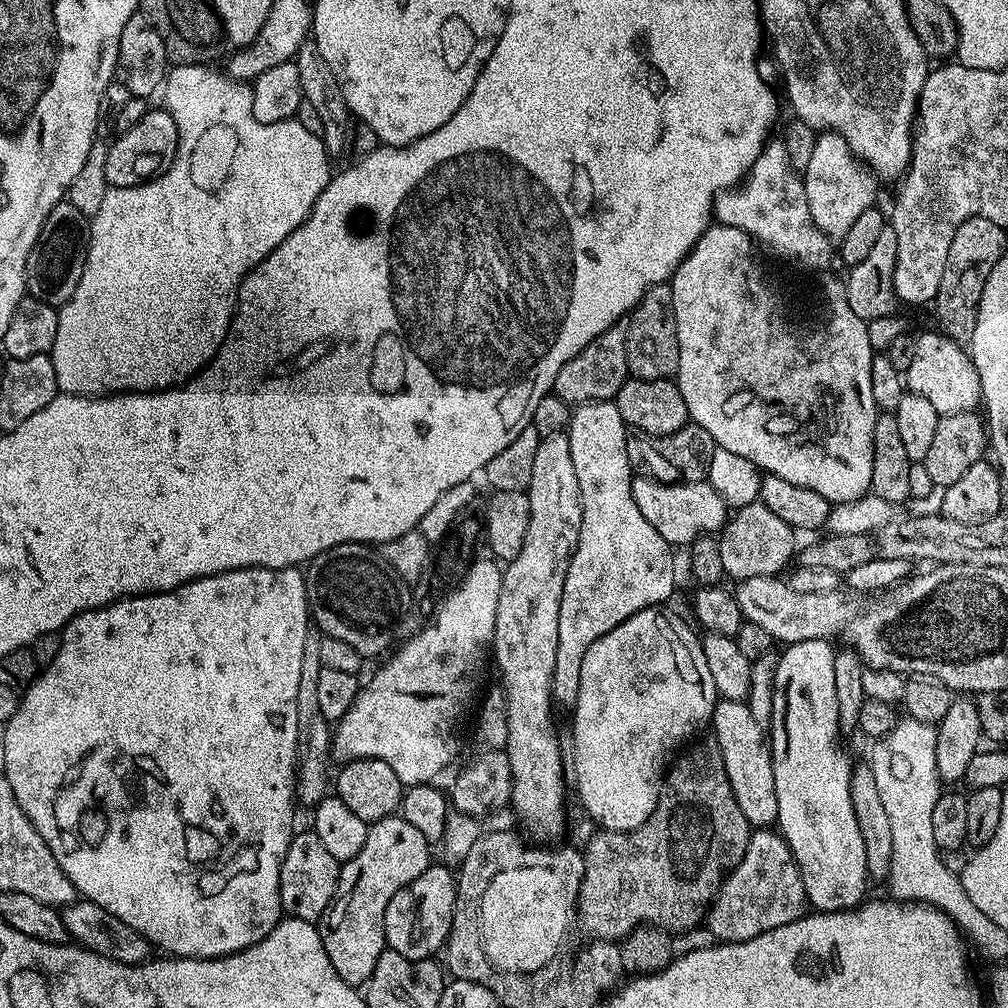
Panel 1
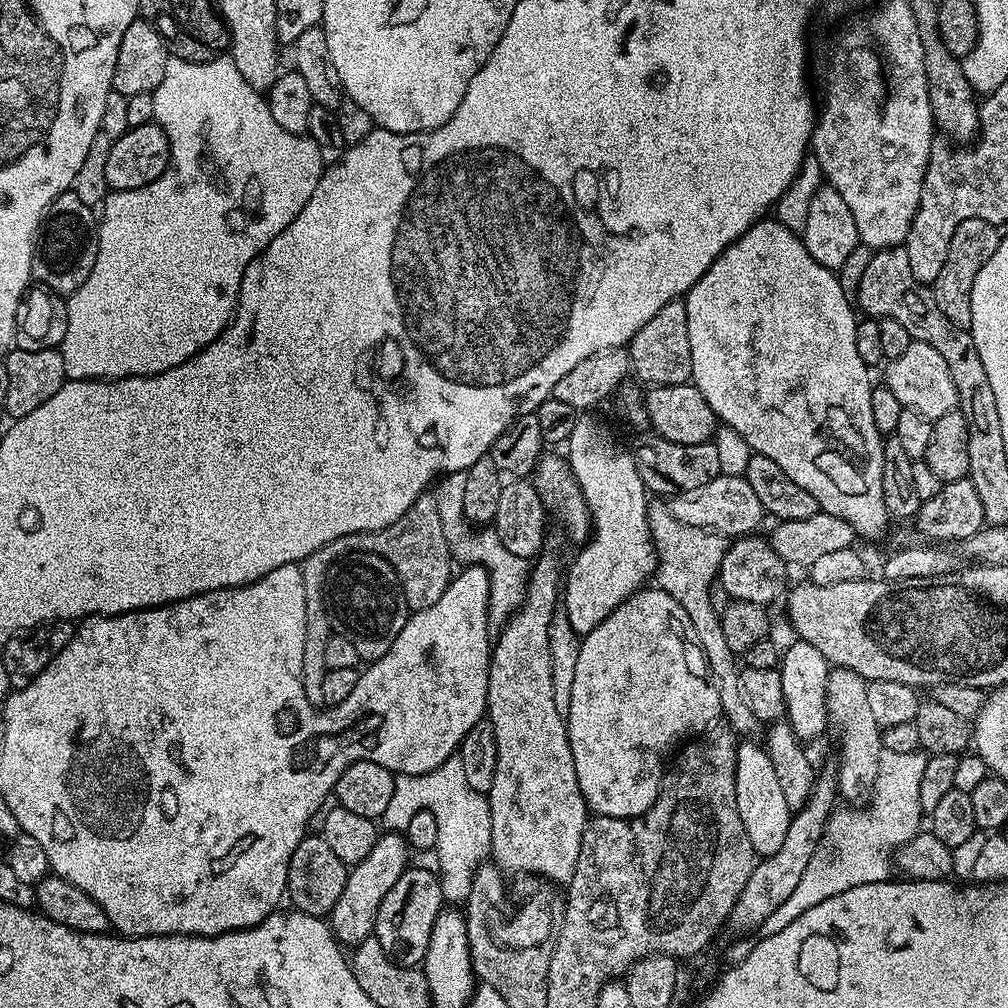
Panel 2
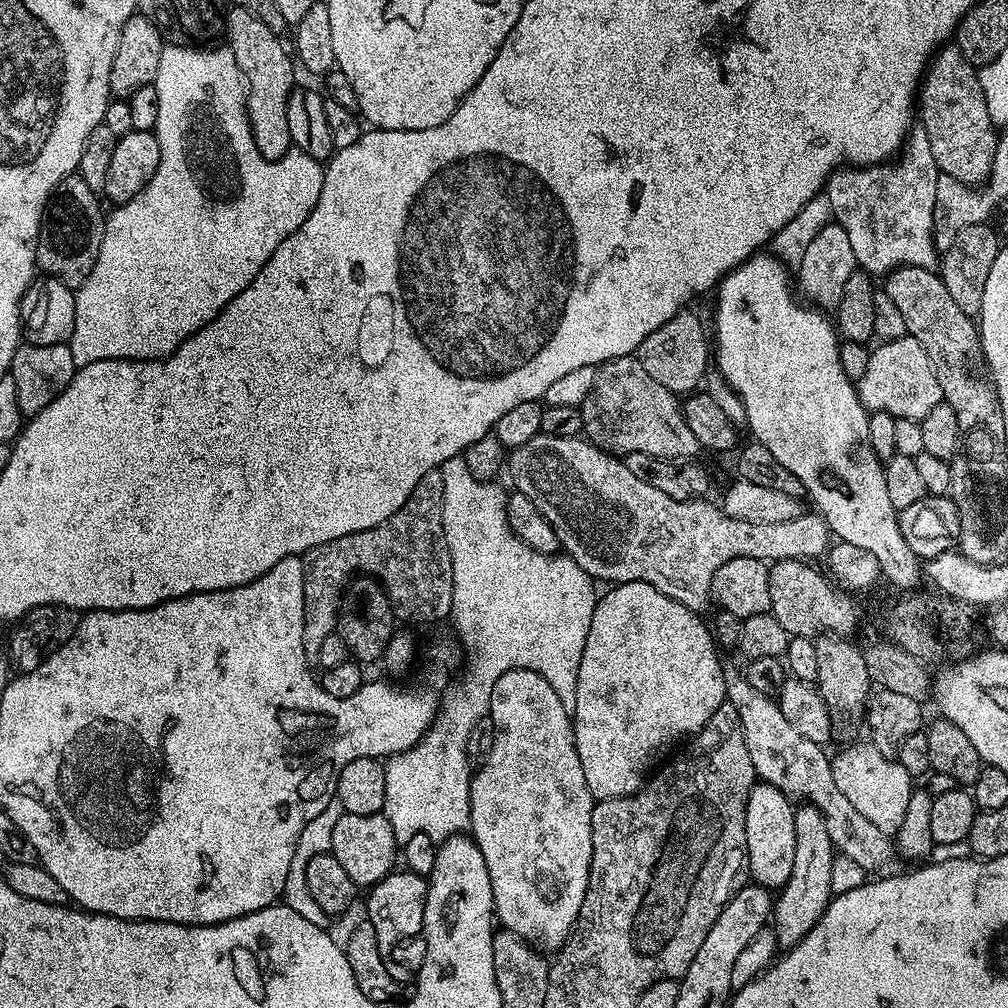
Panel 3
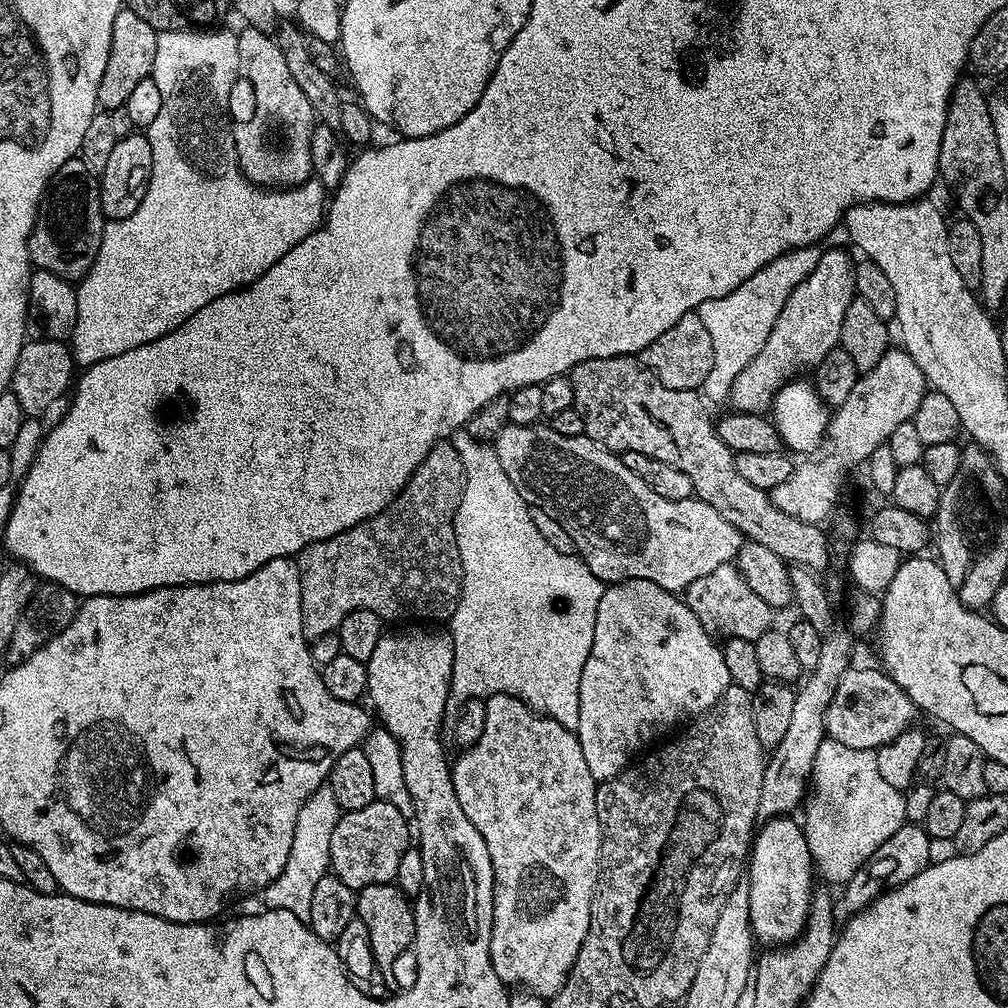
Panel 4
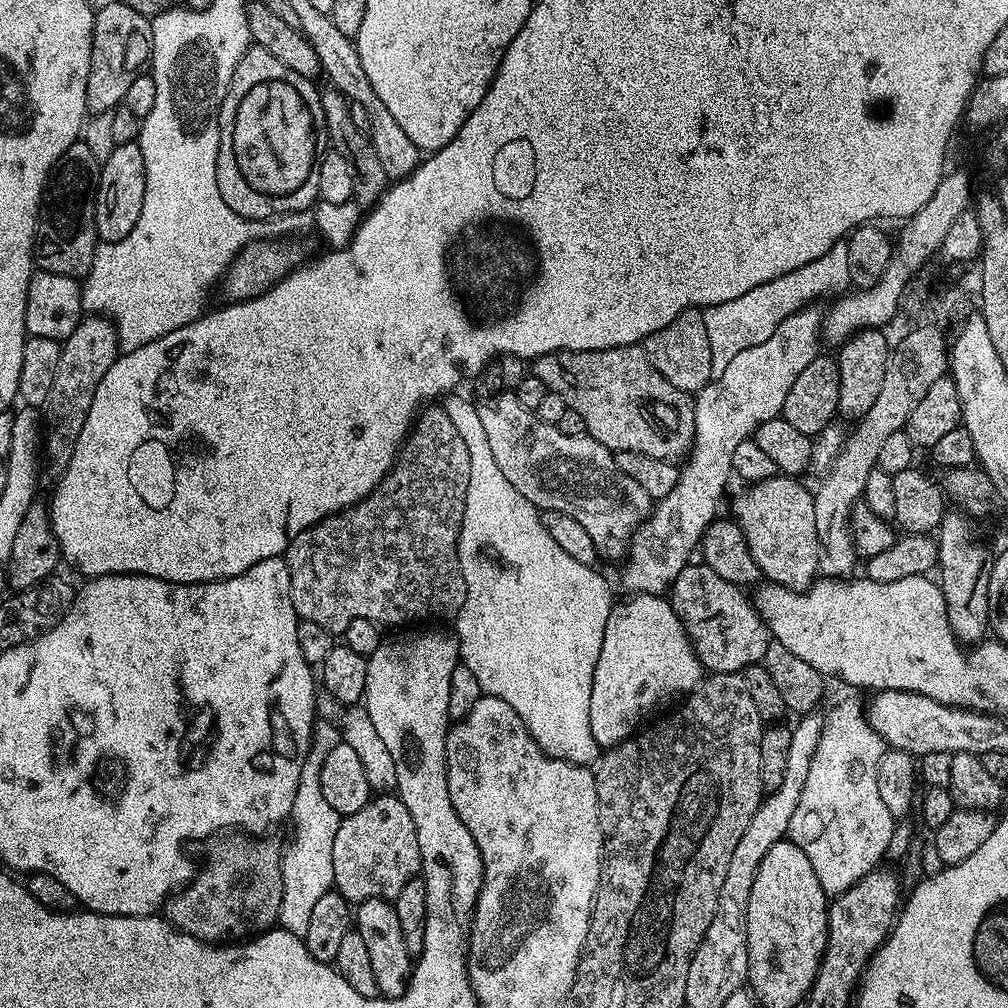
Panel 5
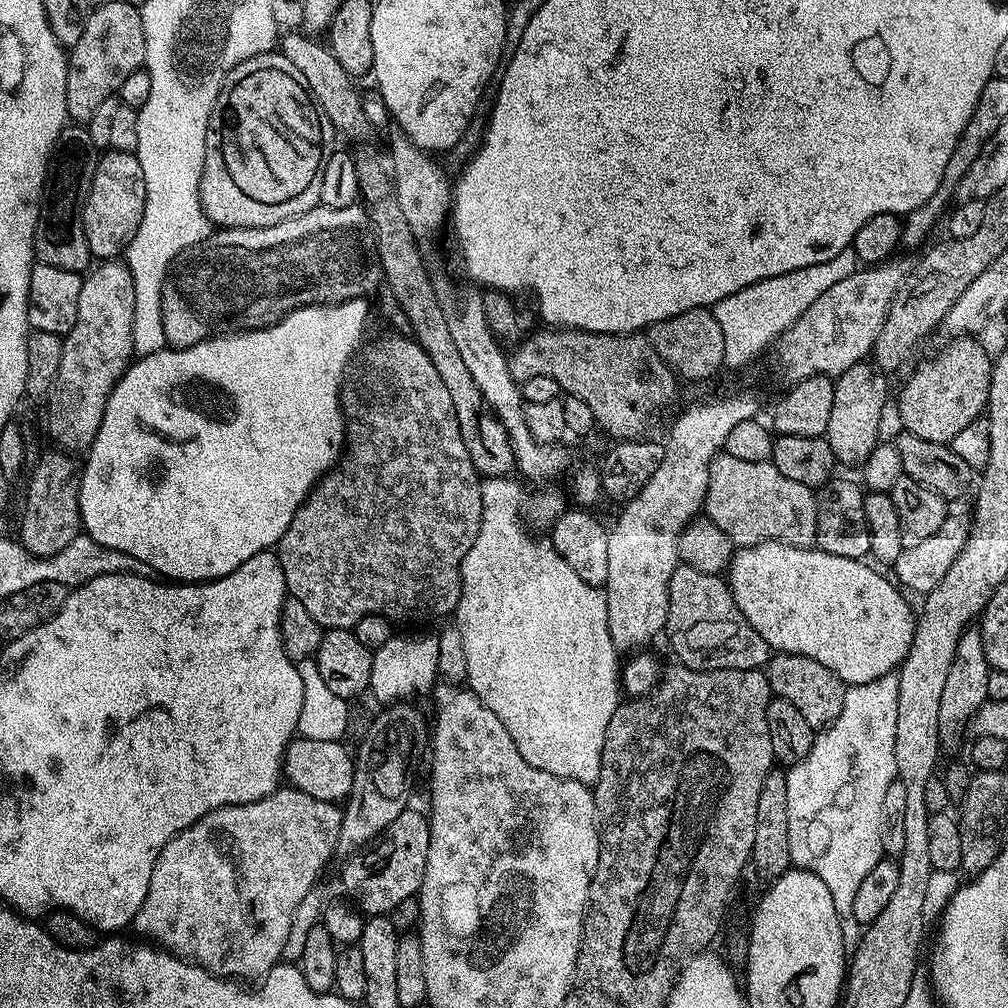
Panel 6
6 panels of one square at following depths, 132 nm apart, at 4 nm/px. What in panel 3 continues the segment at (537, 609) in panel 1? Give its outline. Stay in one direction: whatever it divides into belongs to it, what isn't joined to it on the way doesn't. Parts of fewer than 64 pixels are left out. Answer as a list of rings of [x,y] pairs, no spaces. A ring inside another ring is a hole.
[[[511,668],[506,674],[502,674],[502,678],[498,678],[498,682],[494,682],[486,712],[494,722],[494,746],[490,746],[490,754],[486,758],[486,762],[471,773],[470,835],[475,840],[478,850],[482,850],[482,858],[486,858],[486,870],[490,874],[490,886],[492,887],[494,916],[499,927],[501,924],[502,927],[509,928],[514,935],[529,940],[532,943],[529,945],[539,946],[541,949],[558,950],[567,942],[568,935],[572,932],[578,914],[582,910],[592,861],[592,806],[594,801],[586,786],[586,774],[582,774],[582,762],[578,762],[576,736],[572,733],[572,718],[566,710],[566,706],[562,706],[562,698],[558,698],[558,694],[554,694],[554,686],[550,686],[550,682],[546,682],[546,678],[542,678],[542,674],[525,668]]]

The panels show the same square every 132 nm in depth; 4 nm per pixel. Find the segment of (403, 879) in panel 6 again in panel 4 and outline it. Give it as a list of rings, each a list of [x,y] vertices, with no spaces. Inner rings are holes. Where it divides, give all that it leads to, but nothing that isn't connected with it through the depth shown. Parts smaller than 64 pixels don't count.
[[[375,799],[357,812],[344,812],[341,815],[338,826],[334,826],[334,834],[330,834],[330,868],[331,871],[346,886],[354,890],[374,886],[375,884],[391,884],[398,874],[398,862],[402,854],[410,847],[410,820],[405,813],[398,810],[398,806],[391,804],[389,800]]]

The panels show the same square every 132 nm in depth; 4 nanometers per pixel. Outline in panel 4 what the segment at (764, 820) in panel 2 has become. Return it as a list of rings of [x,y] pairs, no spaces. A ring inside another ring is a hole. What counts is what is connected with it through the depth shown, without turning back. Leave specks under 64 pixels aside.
[[[791,815],[774,816],[771,820],[763,821],[755,833],[750,855],[746,861],[746,879],[750,886],[750,922],[752,935],[764,946],[790,944],[800,939],[808,922],[808,912],[811,910],[812,876],[814,863],[804,837],[804,829],[799,823],[792,821]]]

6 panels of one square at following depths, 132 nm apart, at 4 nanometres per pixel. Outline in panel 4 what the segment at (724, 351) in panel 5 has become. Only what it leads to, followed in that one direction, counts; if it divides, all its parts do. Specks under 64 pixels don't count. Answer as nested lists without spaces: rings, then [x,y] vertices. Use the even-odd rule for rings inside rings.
[[[811,244],[805,248],[795,248],[762,266],[758,274],[750,274],[738,290],[730,290],[730,294],[722,294],[722,298],[710,298],[710,302],[702,302],[699,306],[702,326],[710,333],[710,342],[714,342],[714,366],[710,366],[710,374],[701,388],[704,398],[714,402],[725,403],[734,378],[742,374],[746,366],[766,346],[766,338],[770,338],[770,330],[774,330],[774,322],[778,322],[778,314],[782,314],[782,306],[786,306],[786,298],[818,266],[818,258],[822,258],[825,249],[820,244]]]

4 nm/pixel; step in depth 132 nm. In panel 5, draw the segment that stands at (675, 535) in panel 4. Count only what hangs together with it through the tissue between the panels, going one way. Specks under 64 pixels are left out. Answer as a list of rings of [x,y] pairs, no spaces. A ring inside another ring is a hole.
[[[504,390],[489,395],[487,399],[485,404],[479,405],[482,427],[486,430],[494,462],[498,462],[498,467],[514,485],[514,490],[518,490],[518,494],[522,494],[522,498],[529,500],[535,508],[570,514],[589,532],[596,555],[601,561],[623,561],[628,554],[628,544],[633,534],[653,510],[652,497],[646,494],[646,490],[642,490],[642,486],[638,486],[638,482],[634,482],[634,478],[630,478],[630,474],[622,474],[622,470],[618,470],[615,455],[593,436],[562,434],[562,430],[540,419],[533,409],[522,406],[515,391]]]

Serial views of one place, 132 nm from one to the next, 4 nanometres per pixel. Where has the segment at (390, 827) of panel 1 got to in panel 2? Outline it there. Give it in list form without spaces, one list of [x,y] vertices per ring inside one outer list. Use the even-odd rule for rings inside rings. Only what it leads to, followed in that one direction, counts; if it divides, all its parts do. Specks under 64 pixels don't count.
[[[385,831],[377,835],[374,850],[370,850],[370,854],[366,854],[360,864],[351,865],[346,886],[338,902],[334,902],[334,910],[330,914],[332,935],[341,945],[355,946],[361,944],[367,936],[373,935],[378,906],[382,898],[386,898],[390,886],[394,886],[394,882],[402,878],[404,869],[409,867],[408,855],[410,849],[407,839],[401,833]]]

